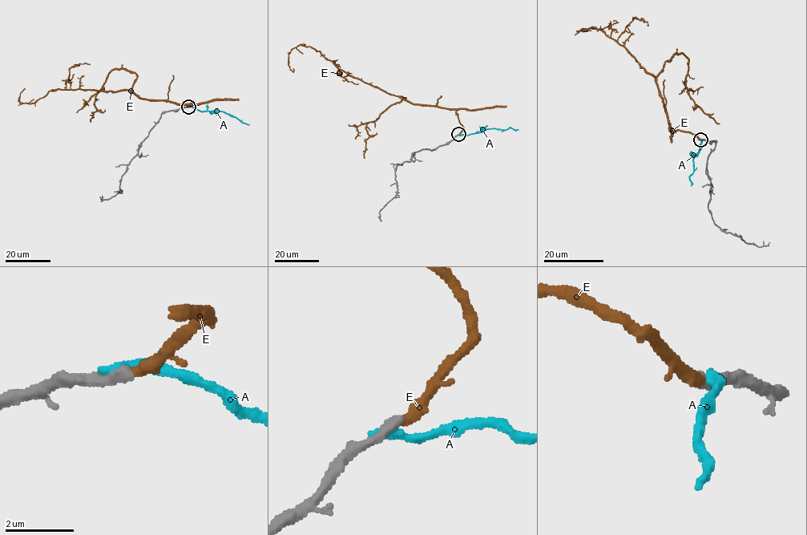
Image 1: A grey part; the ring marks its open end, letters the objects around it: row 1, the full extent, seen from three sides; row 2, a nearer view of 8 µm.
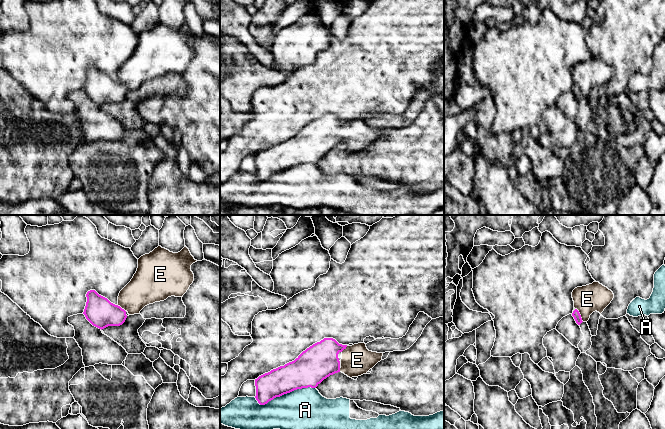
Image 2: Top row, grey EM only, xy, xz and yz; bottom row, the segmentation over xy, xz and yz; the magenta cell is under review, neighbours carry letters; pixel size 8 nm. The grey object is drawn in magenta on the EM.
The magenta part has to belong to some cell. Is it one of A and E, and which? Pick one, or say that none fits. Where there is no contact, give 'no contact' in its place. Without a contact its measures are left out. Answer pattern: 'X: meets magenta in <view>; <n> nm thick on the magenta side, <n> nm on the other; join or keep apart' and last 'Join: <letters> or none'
A: meets magenta in xz; 260 nm thick on the magenta side, 360 nm on the other; keep apart
E: meets magenta in yz; 60 nm thick on the magenta side, 220 nm on the other; join
Join: E

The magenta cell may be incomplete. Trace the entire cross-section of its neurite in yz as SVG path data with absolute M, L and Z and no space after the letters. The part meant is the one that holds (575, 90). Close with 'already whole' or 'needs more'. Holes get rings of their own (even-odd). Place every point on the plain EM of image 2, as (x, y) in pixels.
M599 58L577 63L572 68L575 86L572 89L576 99L587 98L590 91L597 87L600 90L611 79L614 70Z | needs more

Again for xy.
M158 22L149 30L138 35L138 44L131 57L120 67L118 80L111 79L95 66L87 68L87 78L83 90L95 103L104 105L108 102L120 102L129 91L140 90L147 81L166 76L168 73L183 73L194 57L191 41L197 38L185 22L180 28L173 29Z | needs more

